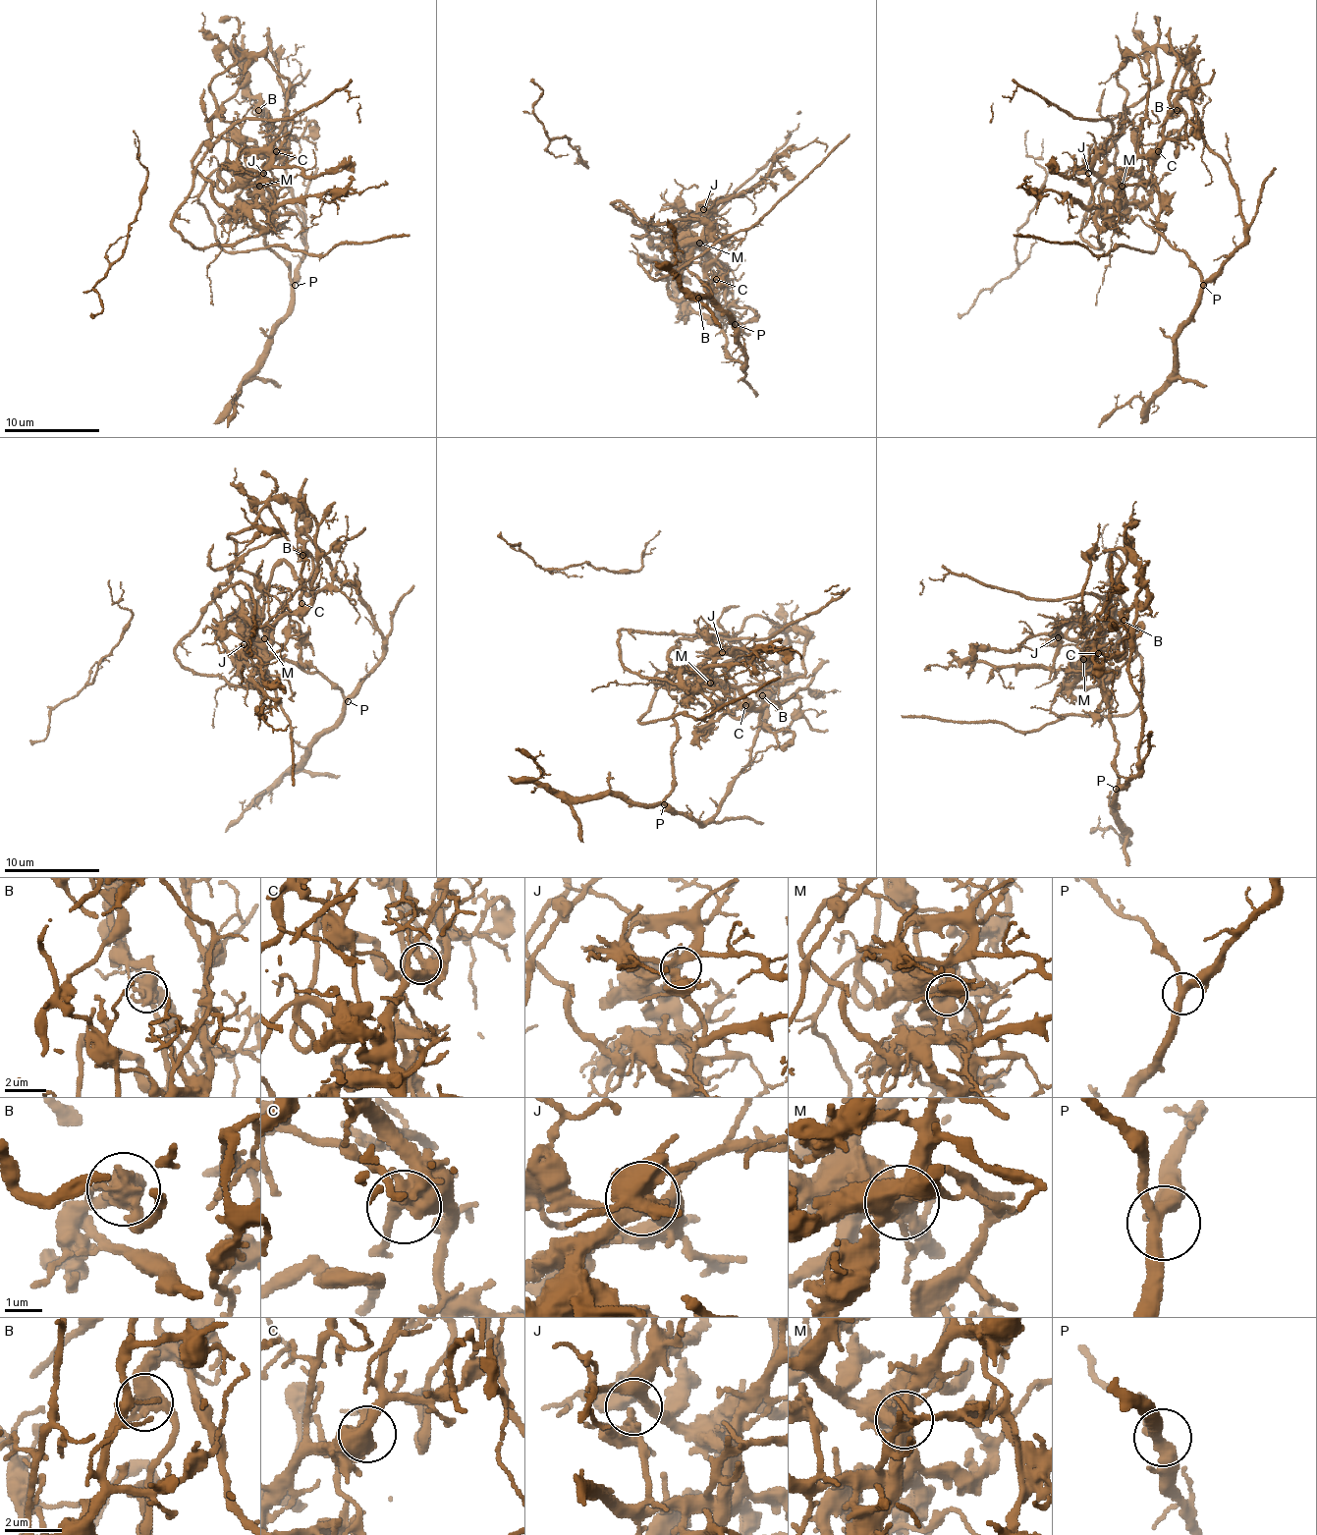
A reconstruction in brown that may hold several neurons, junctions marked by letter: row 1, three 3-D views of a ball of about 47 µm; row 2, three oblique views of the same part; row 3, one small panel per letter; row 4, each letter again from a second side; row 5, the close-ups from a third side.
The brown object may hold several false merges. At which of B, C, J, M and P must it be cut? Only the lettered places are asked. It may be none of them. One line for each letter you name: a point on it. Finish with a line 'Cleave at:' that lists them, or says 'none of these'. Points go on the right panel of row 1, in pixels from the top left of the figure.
B: (1177, 110)
M: (1122, 186)
Cleave at: B, M

